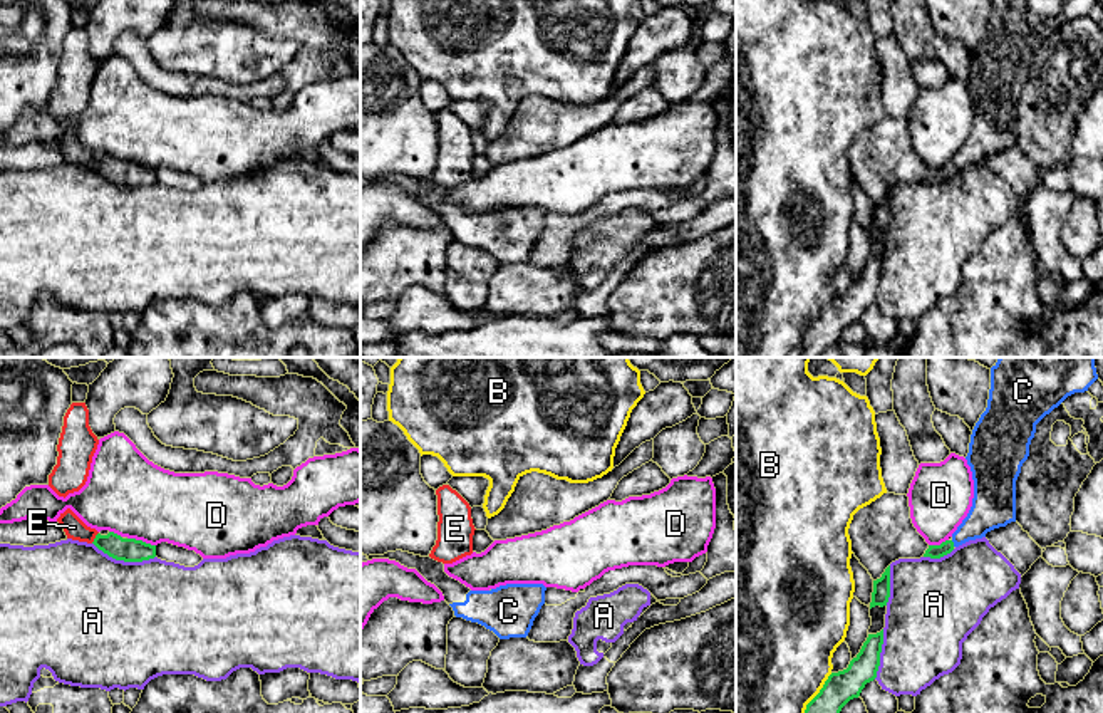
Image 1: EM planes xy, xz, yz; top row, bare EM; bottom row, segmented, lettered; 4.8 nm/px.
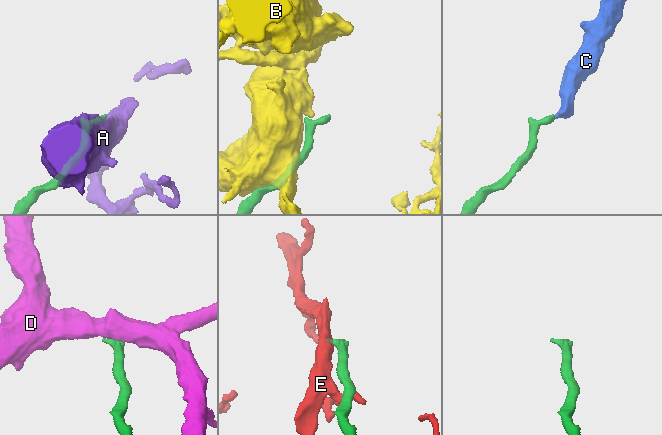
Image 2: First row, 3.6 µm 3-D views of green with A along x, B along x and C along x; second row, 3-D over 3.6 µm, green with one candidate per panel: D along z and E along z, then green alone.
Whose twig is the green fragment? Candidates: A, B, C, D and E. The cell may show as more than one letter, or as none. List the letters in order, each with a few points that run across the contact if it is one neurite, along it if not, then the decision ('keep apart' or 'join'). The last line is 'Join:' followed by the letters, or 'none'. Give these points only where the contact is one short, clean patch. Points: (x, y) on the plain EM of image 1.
A: keep apart
B: keep apart
C: yz (946, 171), (952, 168), (991, 133) | join
D: xy (128, 161), (155, 170) | keep apart
E: keep apart
Join: C

